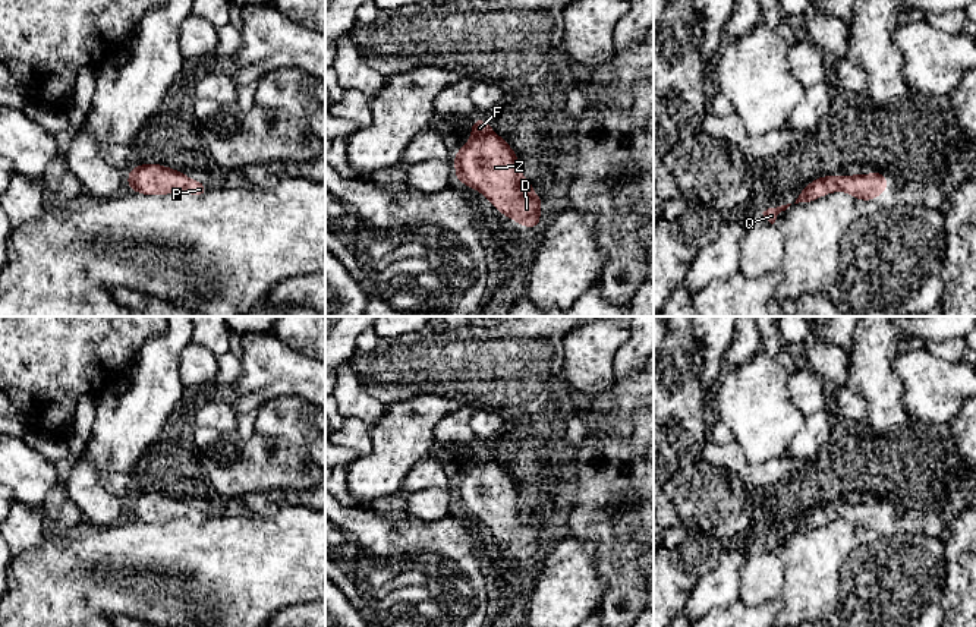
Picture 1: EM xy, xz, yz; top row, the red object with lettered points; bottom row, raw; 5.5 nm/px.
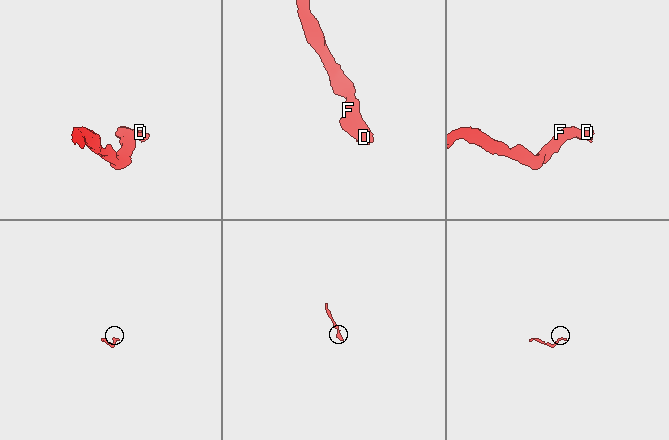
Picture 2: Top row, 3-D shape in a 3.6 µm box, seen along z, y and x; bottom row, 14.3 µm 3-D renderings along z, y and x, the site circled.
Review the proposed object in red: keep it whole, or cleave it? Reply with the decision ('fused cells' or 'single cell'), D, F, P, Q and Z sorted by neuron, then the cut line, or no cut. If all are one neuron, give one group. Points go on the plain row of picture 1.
single cell | D F P Q Z | no cut

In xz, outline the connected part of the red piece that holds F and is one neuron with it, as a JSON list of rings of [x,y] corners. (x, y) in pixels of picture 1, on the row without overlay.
[[[484,447],[472,451],[469,470],[454,485],[456,507],[469,516],[479,519],[489,527],[495,538],[519,549],[522,555],[539,557],[541,532],[545,532],[532,516],[532,508],[520,504],[516,481],[501,467]]]

